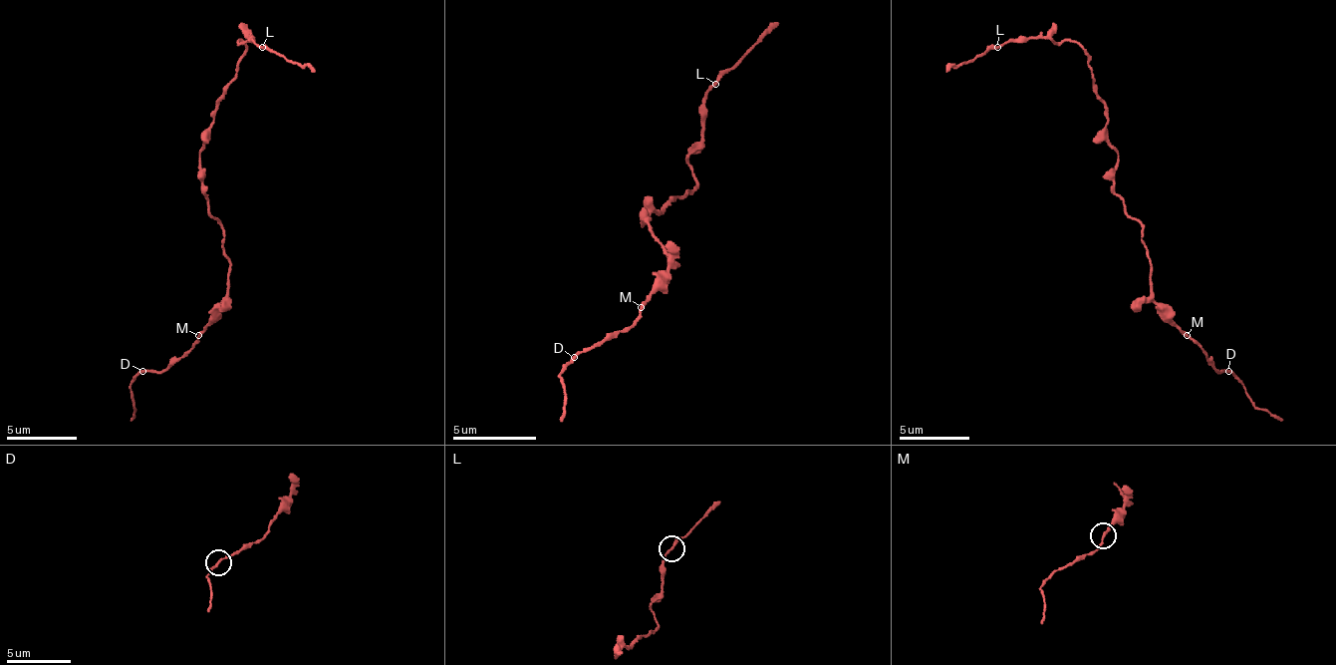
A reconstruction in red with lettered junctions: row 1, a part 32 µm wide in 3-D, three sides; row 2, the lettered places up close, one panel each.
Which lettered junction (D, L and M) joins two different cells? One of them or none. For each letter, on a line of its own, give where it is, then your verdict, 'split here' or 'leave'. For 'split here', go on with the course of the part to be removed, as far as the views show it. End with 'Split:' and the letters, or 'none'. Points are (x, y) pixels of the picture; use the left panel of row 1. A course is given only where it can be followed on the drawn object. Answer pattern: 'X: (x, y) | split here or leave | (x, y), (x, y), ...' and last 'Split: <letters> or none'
D: (142, 371) | leave
L: (262, 47) | leave
M: (198, 335) | leave
Split: none

